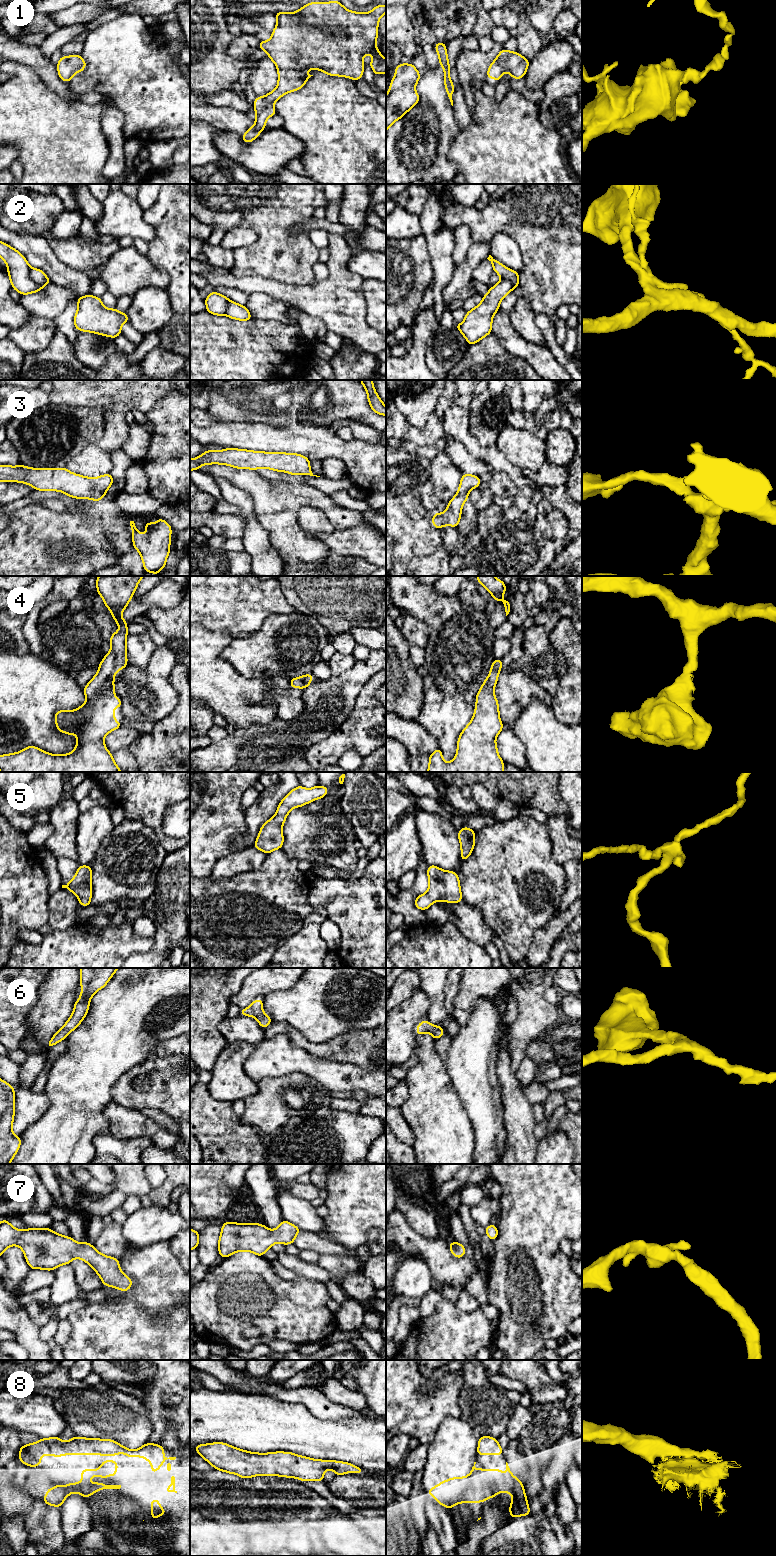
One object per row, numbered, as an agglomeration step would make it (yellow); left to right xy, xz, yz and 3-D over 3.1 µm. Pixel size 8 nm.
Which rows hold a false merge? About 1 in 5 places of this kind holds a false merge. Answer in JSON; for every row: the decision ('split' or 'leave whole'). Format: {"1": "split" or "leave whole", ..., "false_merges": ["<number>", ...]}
{"1": "leave whole", "2": "split", "3": "leave whole", "4": "leave whole", "5": "leave whole", "6": "leave whole", "7": "leave whole", "8": "leave whole", "false_merges": ["2"]}

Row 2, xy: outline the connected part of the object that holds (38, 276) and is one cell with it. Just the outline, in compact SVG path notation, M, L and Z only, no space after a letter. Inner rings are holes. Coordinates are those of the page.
M31 268L30 273L32 280L42 288L46 284L52 283L50 279L46 276L46 274L40 269Z

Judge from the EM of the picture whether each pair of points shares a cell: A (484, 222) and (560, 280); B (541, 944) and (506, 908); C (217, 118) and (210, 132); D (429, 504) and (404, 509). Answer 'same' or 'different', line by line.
A: same
B: different
C: different
D: different

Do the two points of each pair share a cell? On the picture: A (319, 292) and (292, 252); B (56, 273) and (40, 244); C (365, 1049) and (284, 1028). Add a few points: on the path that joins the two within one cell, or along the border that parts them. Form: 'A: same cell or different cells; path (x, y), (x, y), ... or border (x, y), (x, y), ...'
A: different cells; border (314, 281), (303, 286), (290, 285)
B: same cell; path (52, 266), (40, 254), (40, 251)
C: same cell; path (345, 1049), (314, 1049), (304, 1044)

